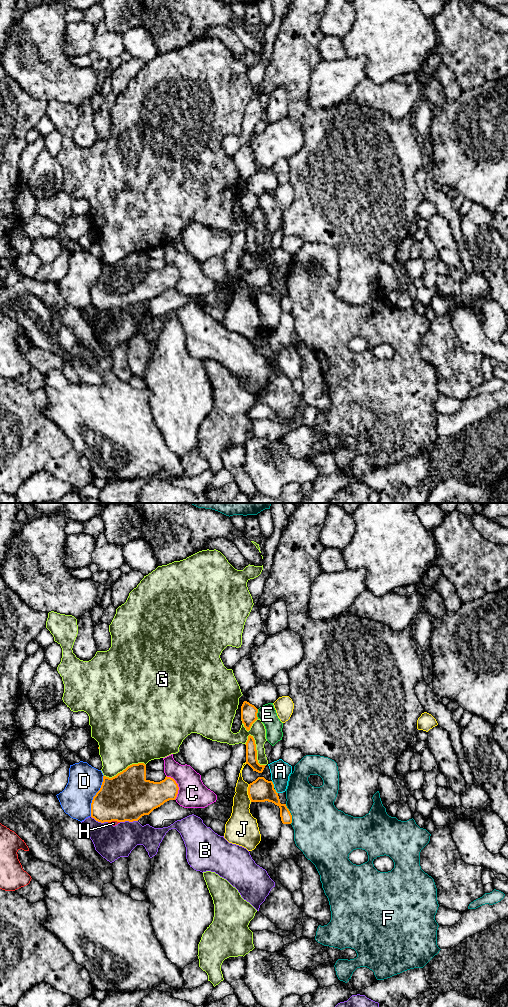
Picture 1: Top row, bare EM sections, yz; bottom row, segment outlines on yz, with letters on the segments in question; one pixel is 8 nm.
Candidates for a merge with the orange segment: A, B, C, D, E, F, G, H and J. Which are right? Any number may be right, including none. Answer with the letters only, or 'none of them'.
none of them

